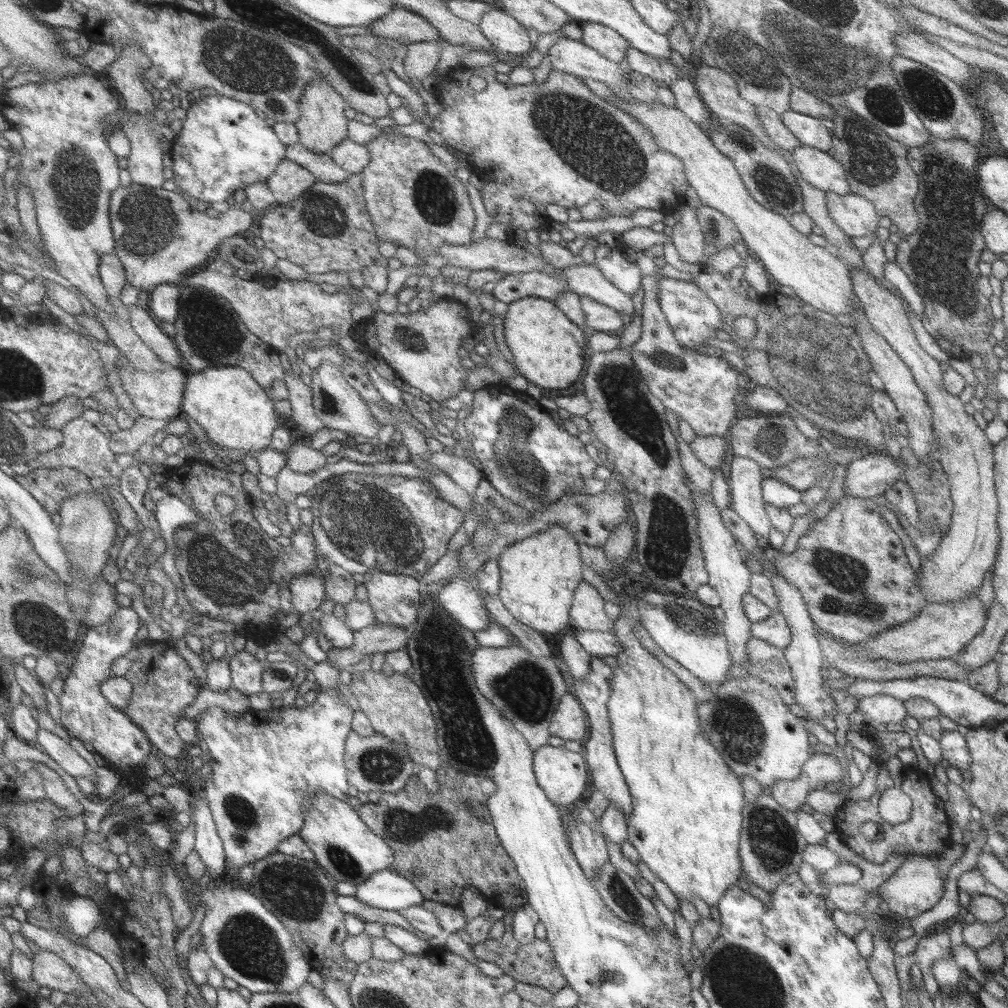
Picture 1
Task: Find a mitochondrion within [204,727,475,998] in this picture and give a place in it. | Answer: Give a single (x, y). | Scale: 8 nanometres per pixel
(249, 945)

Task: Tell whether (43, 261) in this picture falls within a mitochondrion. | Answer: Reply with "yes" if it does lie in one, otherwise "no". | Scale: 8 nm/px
no

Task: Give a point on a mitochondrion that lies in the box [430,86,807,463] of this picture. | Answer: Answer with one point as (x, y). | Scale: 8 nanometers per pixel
(581, 132)

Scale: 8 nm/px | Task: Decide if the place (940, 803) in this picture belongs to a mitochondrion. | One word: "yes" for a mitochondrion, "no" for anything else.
no

